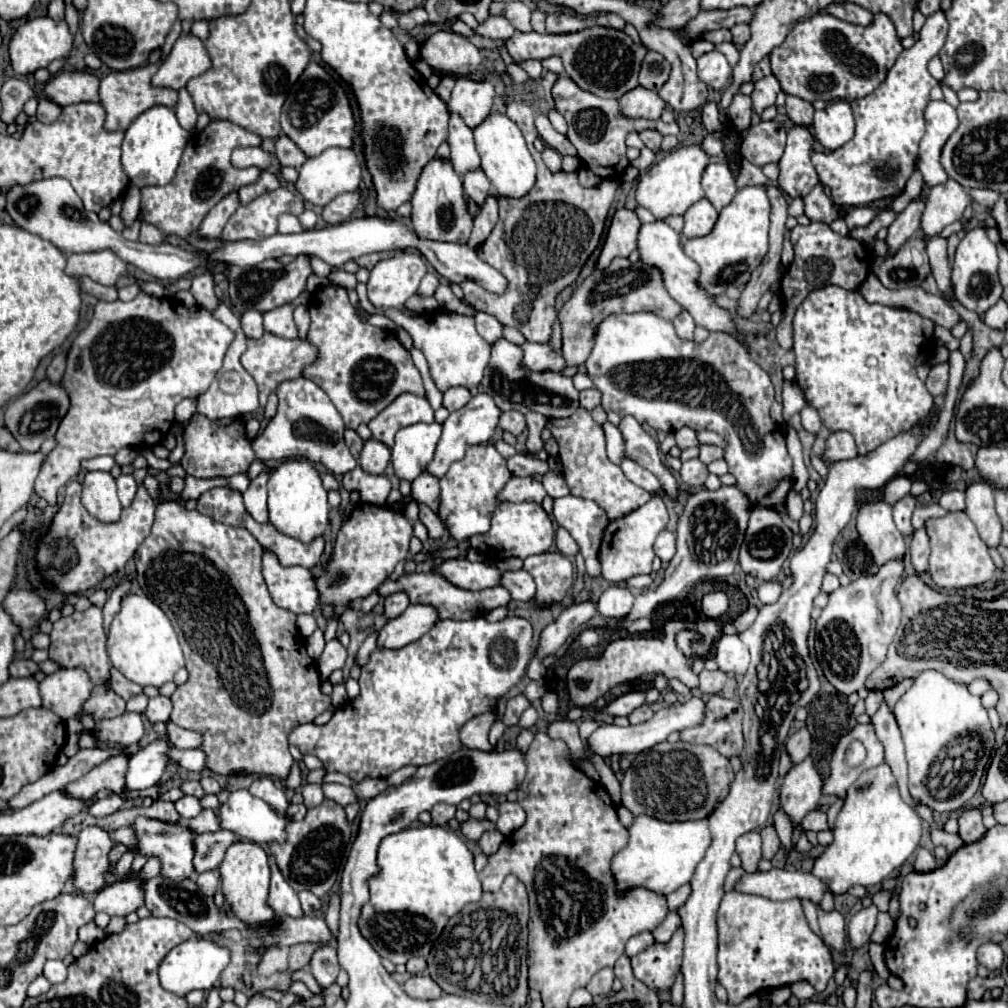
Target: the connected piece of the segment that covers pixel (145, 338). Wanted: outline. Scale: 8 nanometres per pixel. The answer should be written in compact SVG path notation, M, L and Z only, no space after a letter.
M139 292L131 302L97 302L95 316L83 332L73 340L67 352L67 366L61 380L71 406L55 434L57 446L47 456L43 470L35 480L35 492L55 506L55 496L61 486L79 474L79 464L95 456L115 456L121 448L153 448L165 440L173 426L173 410L185 398L201 396L217 370L223 356L233 342L231 332L223 322L215 320L211 312L199 306L185 306L175 298L157 298Z

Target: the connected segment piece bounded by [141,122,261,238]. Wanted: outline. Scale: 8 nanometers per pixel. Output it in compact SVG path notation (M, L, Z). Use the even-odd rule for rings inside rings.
M211 122L203 132L195 134L181 158L179 170L175 178L167 186L145 186L141 188L141 214L143 218L157 226L163 234L185 238L199 230L199 224L207 216L207 212L227 194L237 192L241 186L255 184L261 170L247 168L237 170L231 164L231 152L237 146L257 146L261 138L231 124L231 122Z

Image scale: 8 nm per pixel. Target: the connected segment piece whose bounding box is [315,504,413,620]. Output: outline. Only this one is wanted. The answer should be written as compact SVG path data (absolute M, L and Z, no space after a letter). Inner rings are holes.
M357 504L337 534L331 560L321 570L321 574L315 576L315 588L319 592L319 604L321 604L321 612L325 620L339 618L347 608L353 606L355 600L367 598L369 594L373 594L379 588L379 584L383 584L393 574L397 562L409 556L411 536L413 536L413 526L403 516L403 512L397 512L393 508L375 508L373 504Z

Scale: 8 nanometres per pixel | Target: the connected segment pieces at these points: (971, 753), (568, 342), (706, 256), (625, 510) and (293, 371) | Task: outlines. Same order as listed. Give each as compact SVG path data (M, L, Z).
M927 670L899 698L893 714L905 742L911 796L935 812L961 810L979 790L995 742L981 698L971 696L967 686L947 680L941 672Z
M627 258L613 260L603 272L595 270L591 276L573 292L573 296L559 310L563 326L563 358L567 366L581 366L591 354L591 344L595 338L595 324L609 314L621 312L651 312L663 320L673 320L683 312L683 306L675 302L663 286L661 272L655 266L643 264L641 260L631 264Z
M749 186L735 194L733 202L719 212L713 230L699 238L683 238L683 252L699 264L699 284L711 294L719 296L729 284L747 284L751 272L767 254L769 240L769 212L771 204L763 186Z
M577 408L567 418L553 418L547 422L553 438L559 444L559 458L563 464L563 476L571 490L571 496L595 500L607 514L609 520L623 518L635 508L643 506L651 494L639 486L635 486L619 466L615 466L605 452L605 434L603 428L591 418L591 412Z
M263 334L263 338L259 338L259 340L247 340L247 352L241 356L241 364L255 378L255 382L259 386L260 407L265 407L269 394L275 392L277 386L283 380L299 378L303 374L303 368L307 364L311 364L311 360L315 360L317 354L319 352L317 352L317 348L311 342L299 340L299 338L295 338L295 340L283 340L279 336Z

